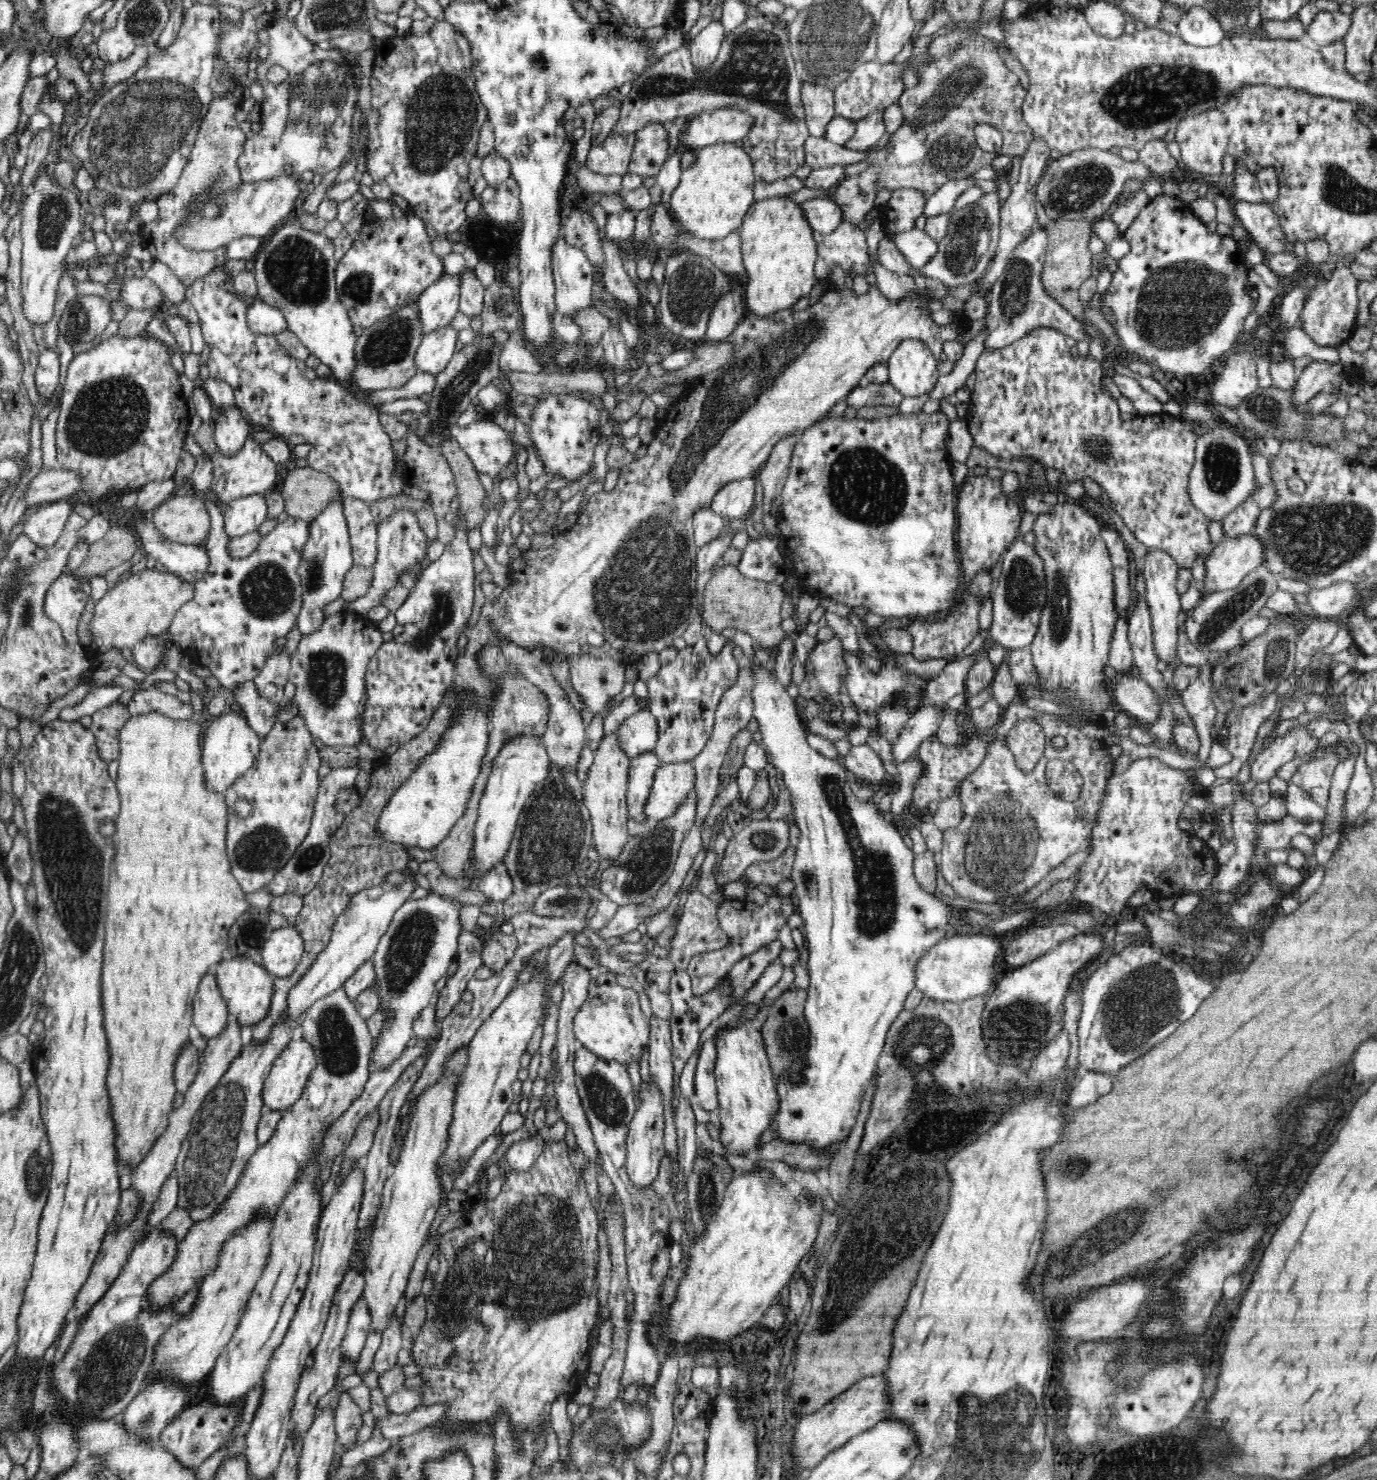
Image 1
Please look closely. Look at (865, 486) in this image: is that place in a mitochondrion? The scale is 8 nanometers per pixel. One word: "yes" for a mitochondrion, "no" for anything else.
yes

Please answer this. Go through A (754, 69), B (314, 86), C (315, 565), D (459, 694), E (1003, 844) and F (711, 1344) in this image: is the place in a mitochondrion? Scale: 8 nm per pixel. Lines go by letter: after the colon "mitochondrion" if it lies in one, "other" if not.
A: mitochondrion
B: mitochondrion
C: mitochondrion
D: other
E: mitochondrion
F: other

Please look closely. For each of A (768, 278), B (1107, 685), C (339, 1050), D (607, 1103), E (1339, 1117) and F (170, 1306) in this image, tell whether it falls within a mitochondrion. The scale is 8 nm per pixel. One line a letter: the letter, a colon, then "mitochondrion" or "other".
A: other
B: other
C: mitochondrion
D: mitochondrion
E: other
F: other

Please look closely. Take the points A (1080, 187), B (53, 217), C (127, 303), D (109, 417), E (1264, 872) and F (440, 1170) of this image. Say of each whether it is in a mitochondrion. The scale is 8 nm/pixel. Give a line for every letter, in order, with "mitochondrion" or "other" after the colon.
A: mitochondrion
B: mitochondrion
C: other
D: mitochondrion
E: other
F: other

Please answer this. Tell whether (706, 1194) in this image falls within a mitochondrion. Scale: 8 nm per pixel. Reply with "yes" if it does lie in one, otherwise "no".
yes

